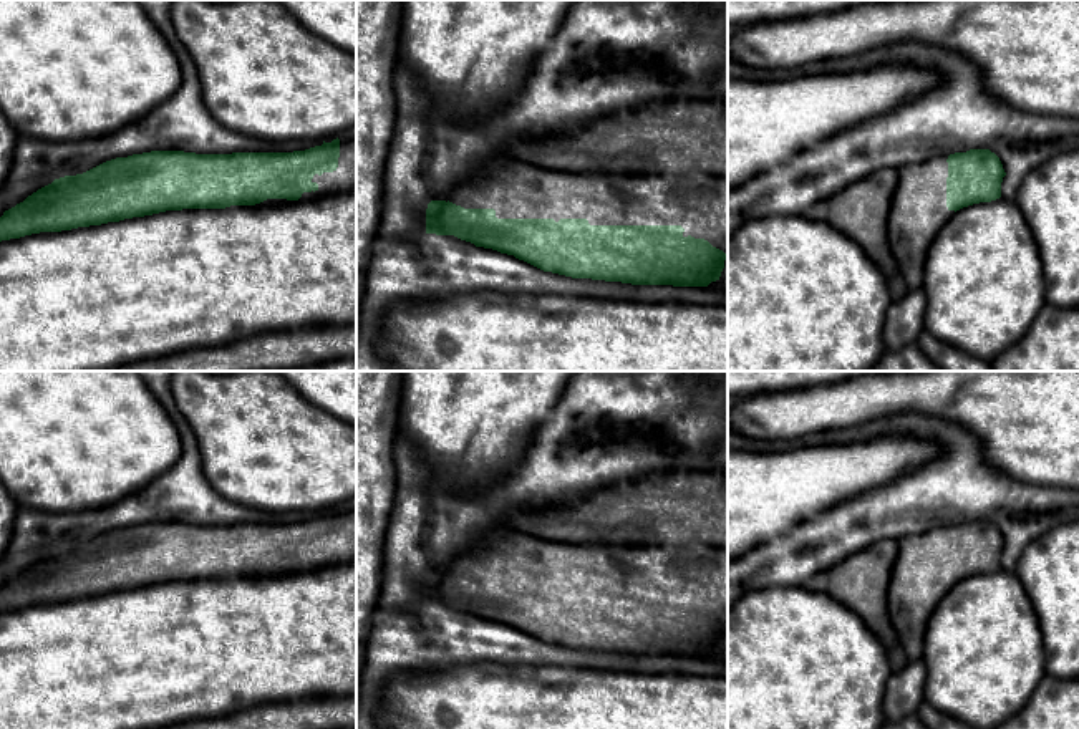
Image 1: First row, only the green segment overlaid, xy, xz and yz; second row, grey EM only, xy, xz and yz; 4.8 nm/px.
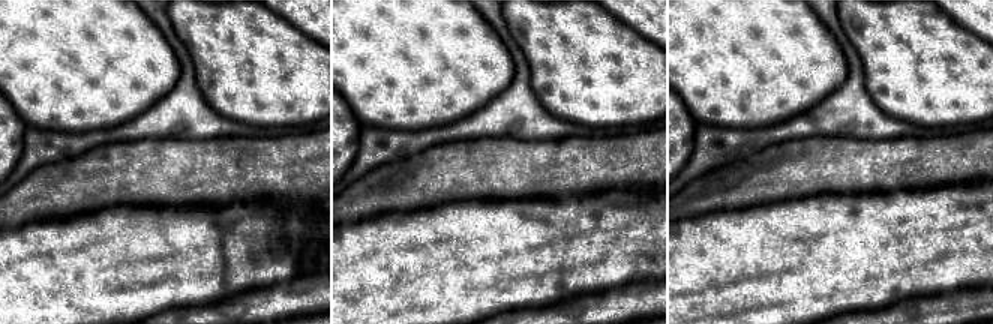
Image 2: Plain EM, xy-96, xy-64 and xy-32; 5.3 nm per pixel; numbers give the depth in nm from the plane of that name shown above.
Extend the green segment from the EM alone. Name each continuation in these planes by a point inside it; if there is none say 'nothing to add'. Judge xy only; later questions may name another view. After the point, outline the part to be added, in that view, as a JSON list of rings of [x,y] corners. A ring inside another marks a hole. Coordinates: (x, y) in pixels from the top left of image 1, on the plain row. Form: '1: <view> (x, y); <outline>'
1: xy (343, 550); [[[341,509],[338,538],[333,543],[315,545],[312,553],[317,553],[318,560],[315,563],[303,563],[298,572],[356,563],[356,509]]]

